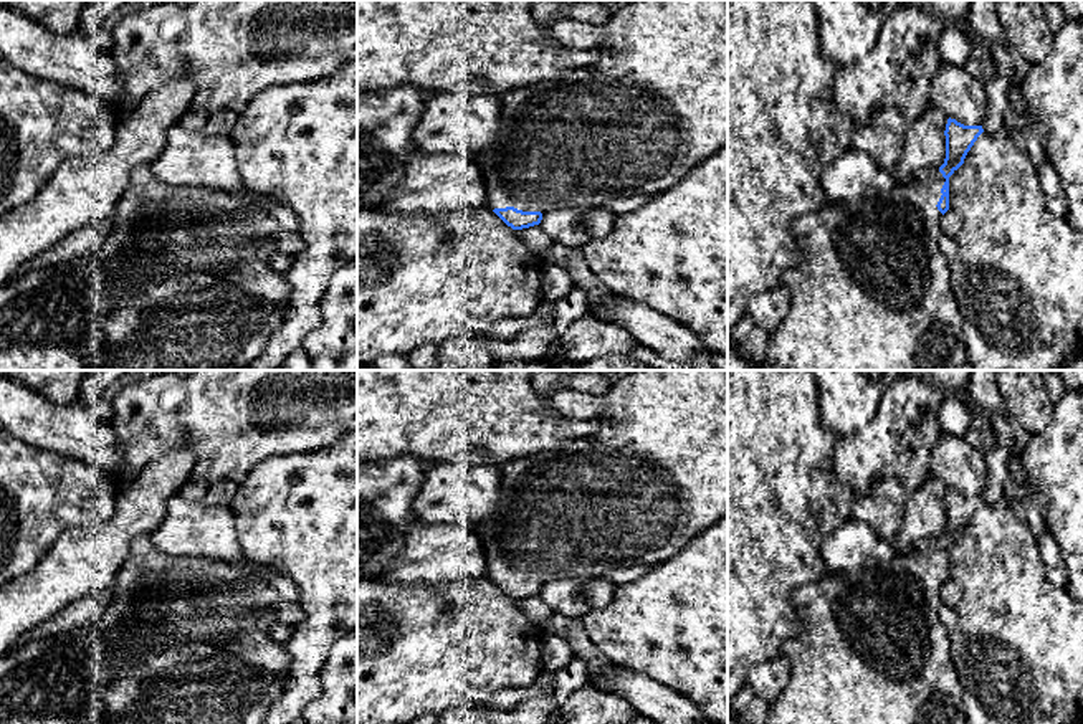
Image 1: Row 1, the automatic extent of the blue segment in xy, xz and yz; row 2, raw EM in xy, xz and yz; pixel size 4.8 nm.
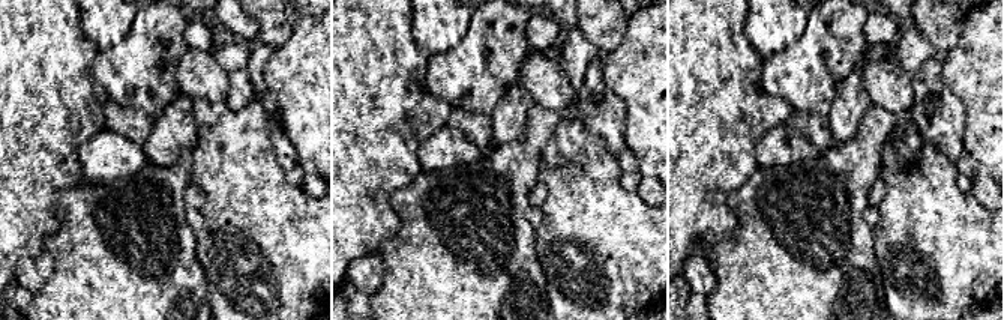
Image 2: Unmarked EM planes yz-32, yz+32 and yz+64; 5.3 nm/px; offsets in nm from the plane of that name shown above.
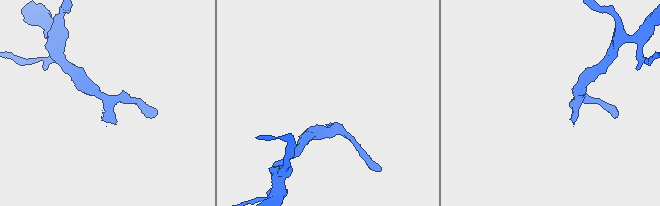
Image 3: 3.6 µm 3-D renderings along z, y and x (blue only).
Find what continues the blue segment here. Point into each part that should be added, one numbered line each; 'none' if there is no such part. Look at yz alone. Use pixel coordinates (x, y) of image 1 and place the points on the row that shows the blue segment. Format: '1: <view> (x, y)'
1: yz (873, 291)

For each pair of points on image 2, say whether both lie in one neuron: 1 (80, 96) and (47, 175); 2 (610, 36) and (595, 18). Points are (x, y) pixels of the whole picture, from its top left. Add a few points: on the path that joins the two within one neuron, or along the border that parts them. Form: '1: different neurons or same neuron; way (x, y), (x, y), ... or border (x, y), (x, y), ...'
1: same neuron; way (62, 116), (47, 131), (47, 155)
2: same neuron; way (605, 32), (599, 23)

